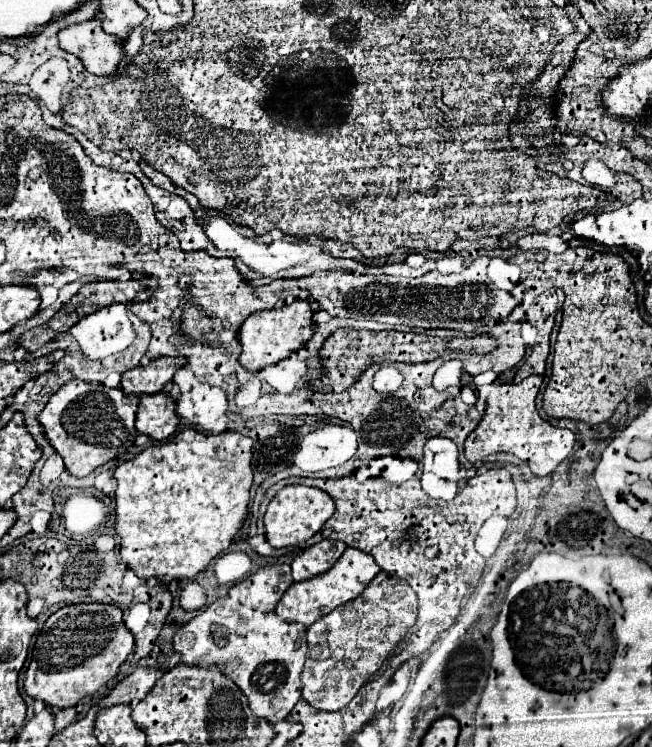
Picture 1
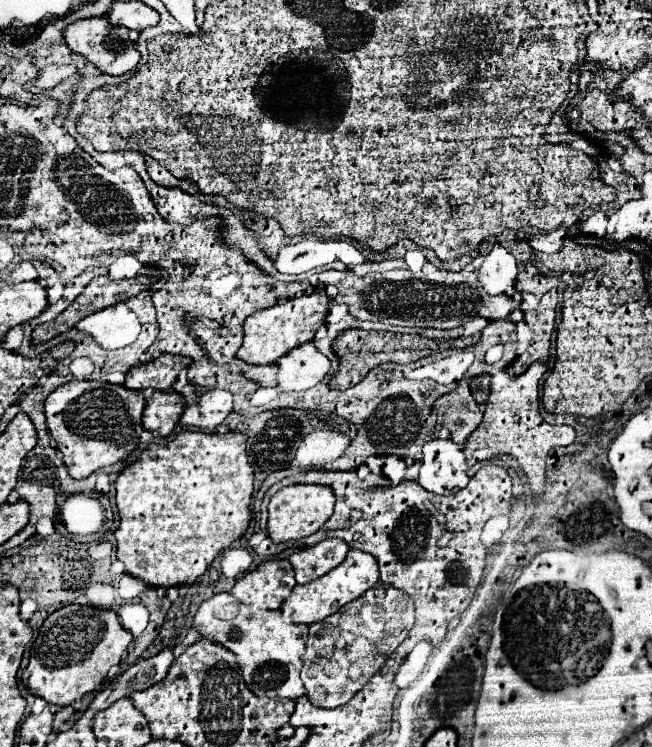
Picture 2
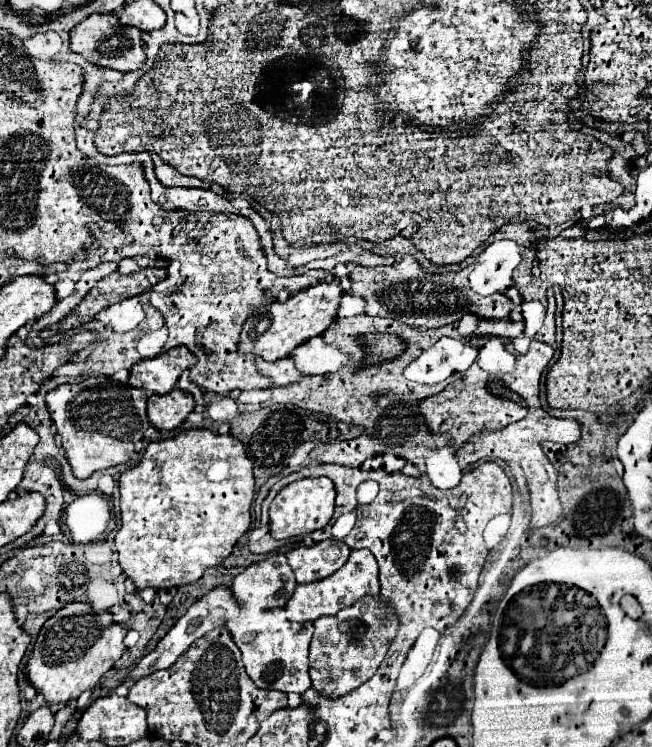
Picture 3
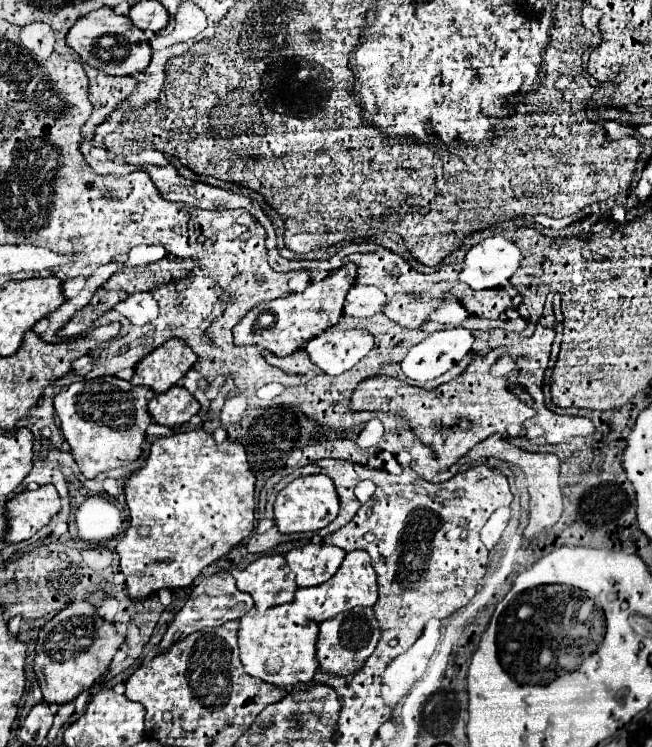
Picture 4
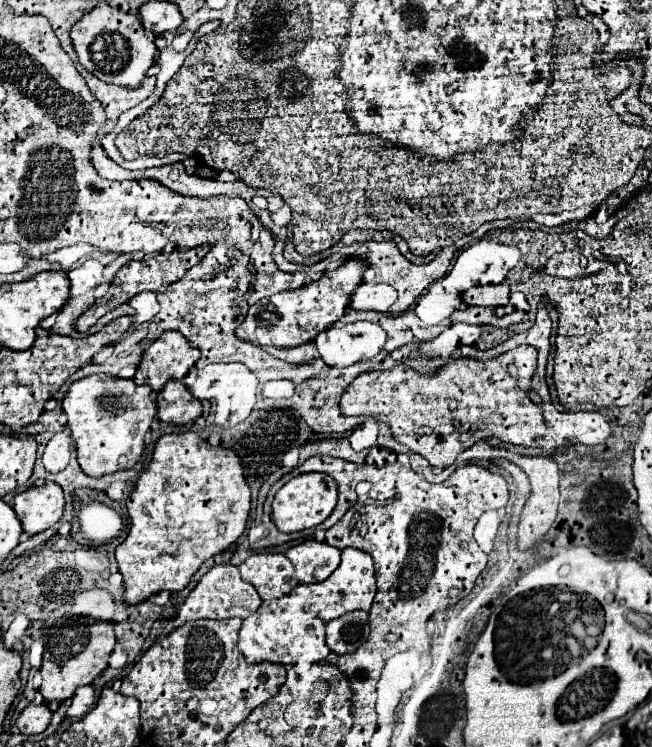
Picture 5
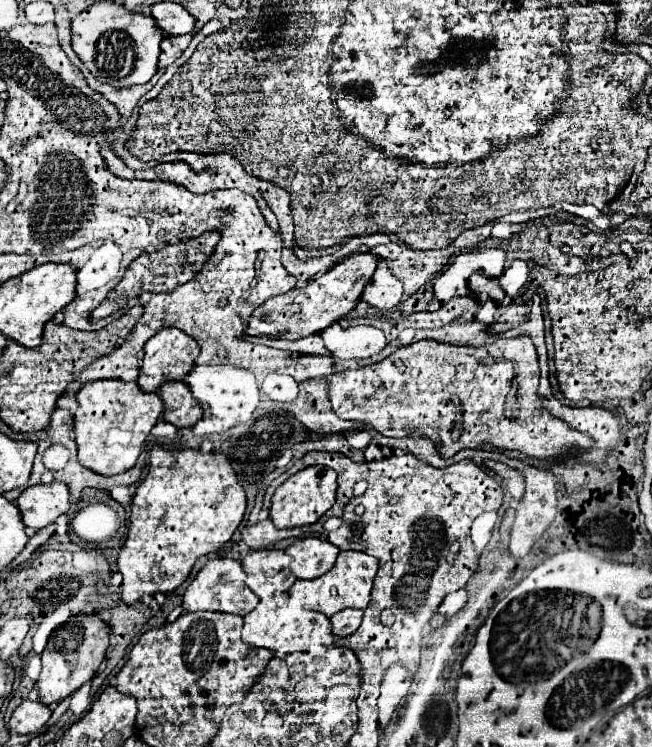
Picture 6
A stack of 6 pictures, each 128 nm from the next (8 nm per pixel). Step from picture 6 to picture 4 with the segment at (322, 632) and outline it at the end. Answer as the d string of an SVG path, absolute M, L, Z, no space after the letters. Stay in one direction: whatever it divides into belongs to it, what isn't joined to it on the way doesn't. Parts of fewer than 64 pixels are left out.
M292 602L272 606L268 610L254 608L240 618L238 630L238 648L244 672L282 688L290 688L298 682L310 682L314 672L318 670L318 626L320 624L316 624L314 620L304 620L300 612L292 612Z

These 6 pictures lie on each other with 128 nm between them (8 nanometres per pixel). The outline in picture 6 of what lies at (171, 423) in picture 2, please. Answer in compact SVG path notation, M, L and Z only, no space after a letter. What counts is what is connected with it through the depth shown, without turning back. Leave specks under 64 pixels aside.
M166 382L160 386L164 402L164 420L178 428L192 428L202 418L202 406L184 382Z

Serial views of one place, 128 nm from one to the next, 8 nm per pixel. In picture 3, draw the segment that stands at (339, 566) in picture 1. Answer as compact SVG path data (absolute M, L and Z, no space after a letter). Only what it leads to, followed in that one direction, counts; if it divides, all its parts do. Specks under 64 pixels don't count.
M352 550L348 562L334 572L328 578L322 578L312 584L298 584L294 590L294 596L288 600L286 610L292 614L298 622L314 622L322 616L336 616L342 608L352 606L364 596L380 596L380 584L378 584L378 564L374 556L368 550Z

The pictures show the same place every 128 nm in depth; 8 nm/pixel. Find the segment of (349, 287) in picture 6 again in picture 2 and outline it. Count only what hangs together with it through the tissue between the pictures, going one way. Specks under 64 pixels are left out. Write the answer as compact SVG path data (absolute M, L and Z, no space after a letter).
M316 290L312 294L304 294L300 298L290 298L286 304L276 304L272 308L264 308L244 322L244 344L238 350L238 358L250 364L272 364L292 348L310 342L320 326L324 326L330 308L330 298L326 290Z

